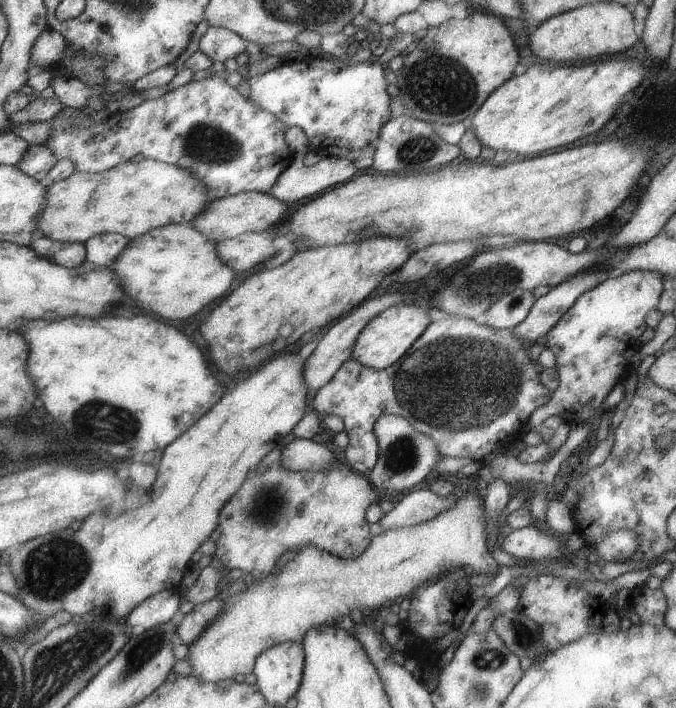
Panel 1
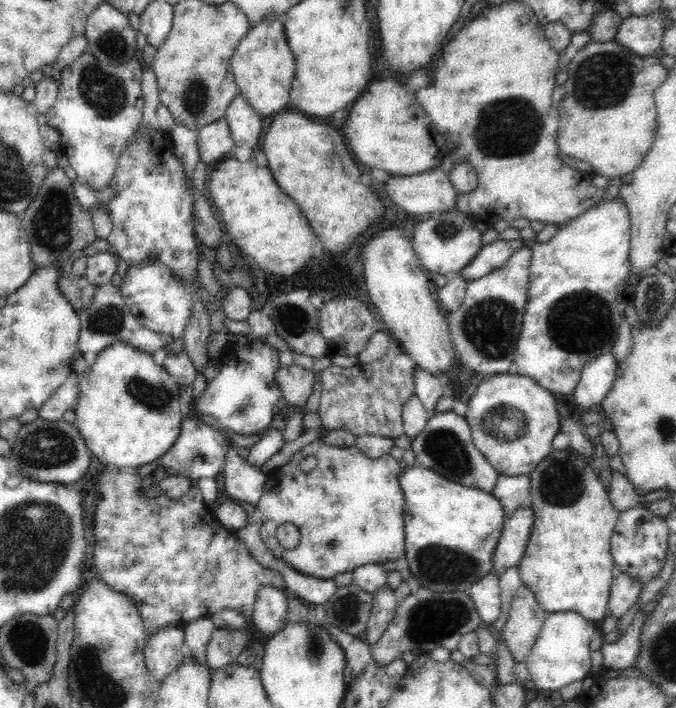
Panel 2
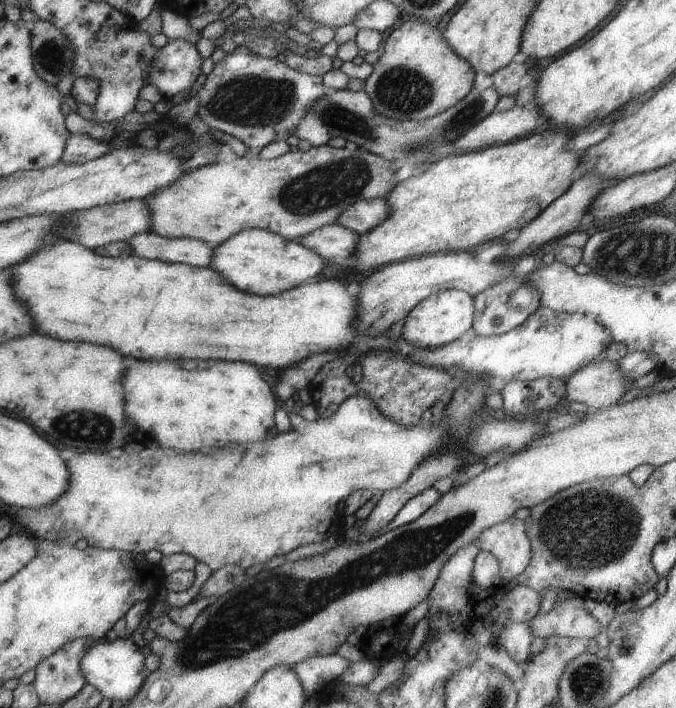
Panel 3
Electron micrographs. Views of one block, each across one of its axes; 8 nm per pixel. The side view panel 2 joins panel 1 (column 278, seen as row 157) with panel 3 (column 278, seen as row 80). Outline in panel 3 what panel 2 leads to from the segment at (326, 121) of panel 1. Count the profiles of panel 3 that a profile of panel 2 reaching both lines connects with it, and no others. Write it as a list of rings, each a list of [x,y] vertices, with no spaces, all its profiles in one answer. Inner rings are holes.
[[[239,46],[225,53],[225,56],[213,66],[196,94],[198,100],[196,113],[210,129],[215,128],[219,132],[235,136],[247,148],[259,150],[269,142],[285,141],[286,138],[295,134],[299,121],[310,105],[320,98],[331,95],[332,90],[324,86],[320,76],[290,69],[285,63],[277,61],[275,57],[265,58],[252,53],[247,47]]]

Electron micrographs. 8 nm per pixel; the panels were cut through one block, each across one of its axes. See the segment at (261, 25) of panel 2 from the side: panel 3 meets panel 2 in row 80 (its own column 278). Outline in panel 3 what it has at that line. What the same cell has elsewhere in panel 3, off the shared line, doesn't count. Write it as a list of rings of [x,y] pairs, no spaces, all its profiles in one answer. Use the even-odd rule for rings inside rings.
[[[245,229],[233,233],[221,244],[214,246],[207,267],[241,292],[269,296],[317,276],[323,264],[326,262],[318,254],[292,239],[285,240],[263,229]]]

